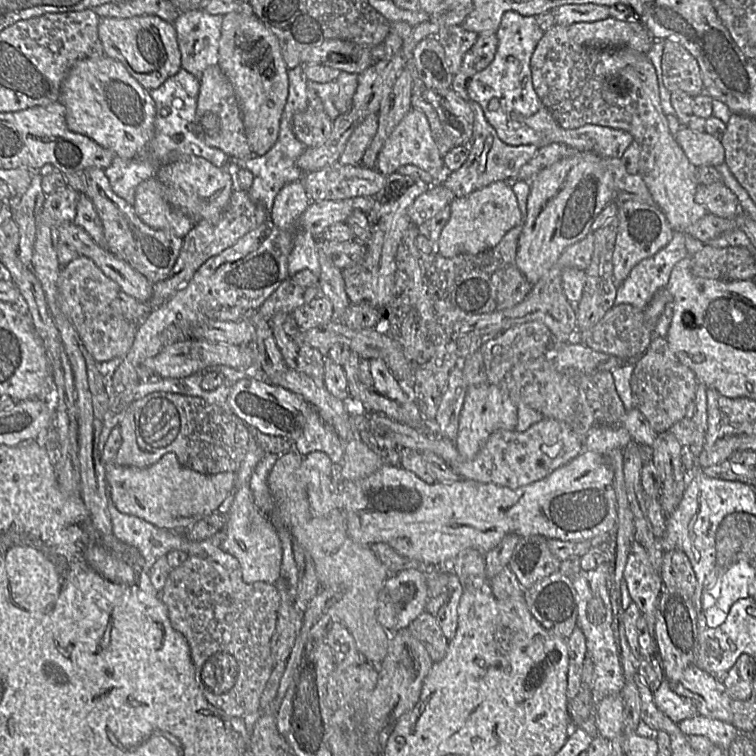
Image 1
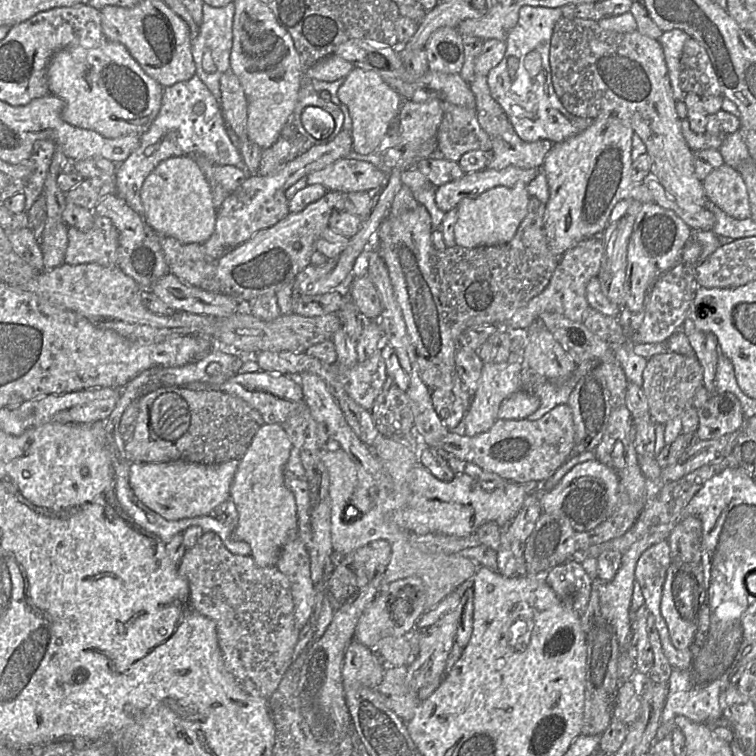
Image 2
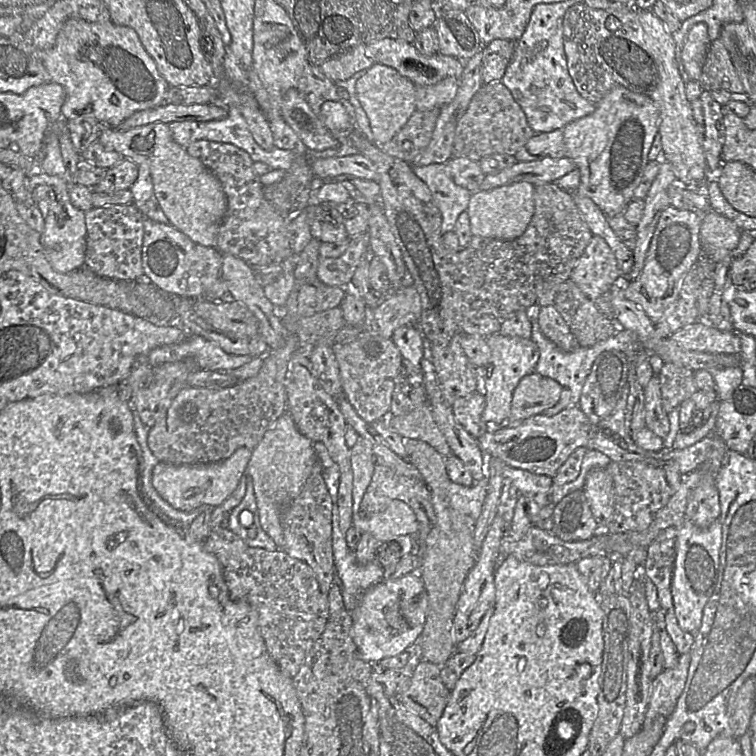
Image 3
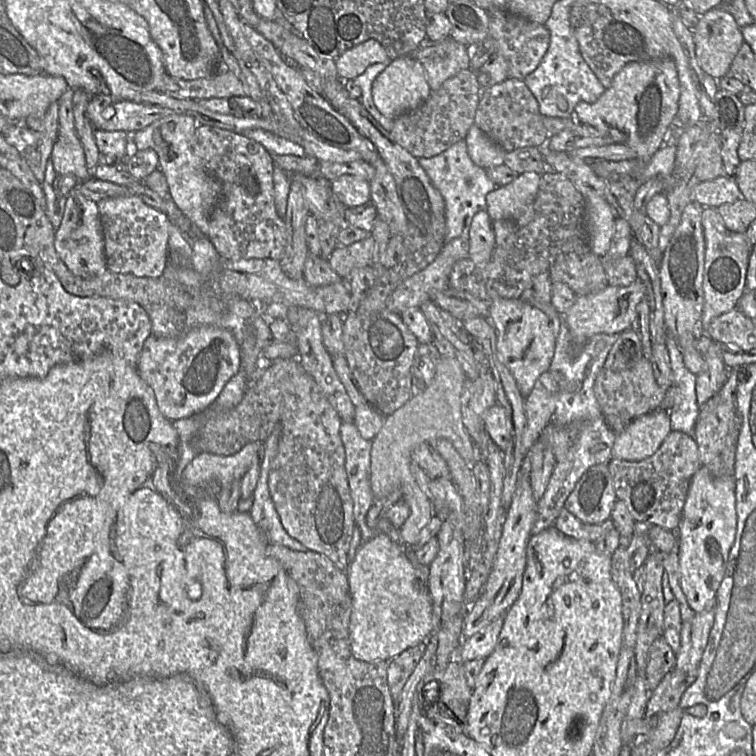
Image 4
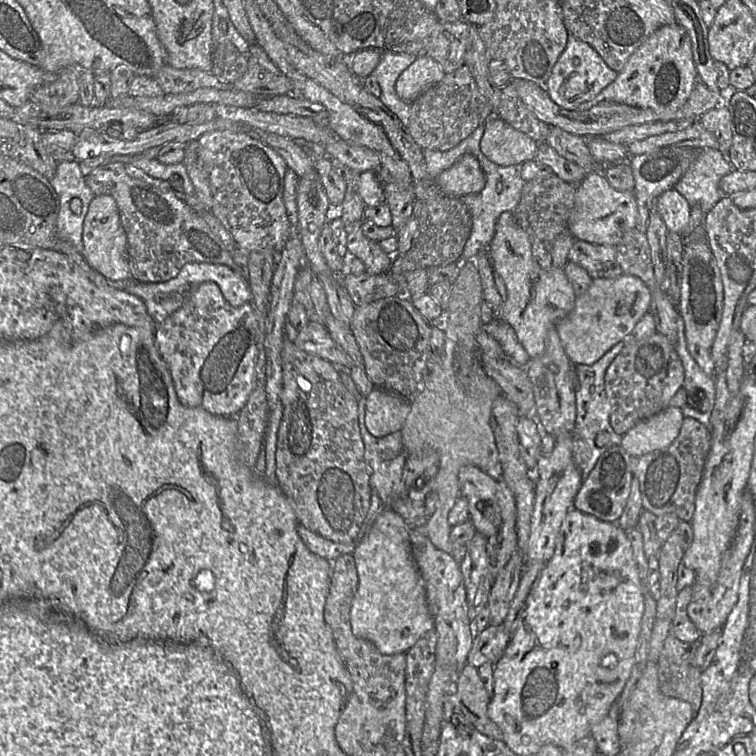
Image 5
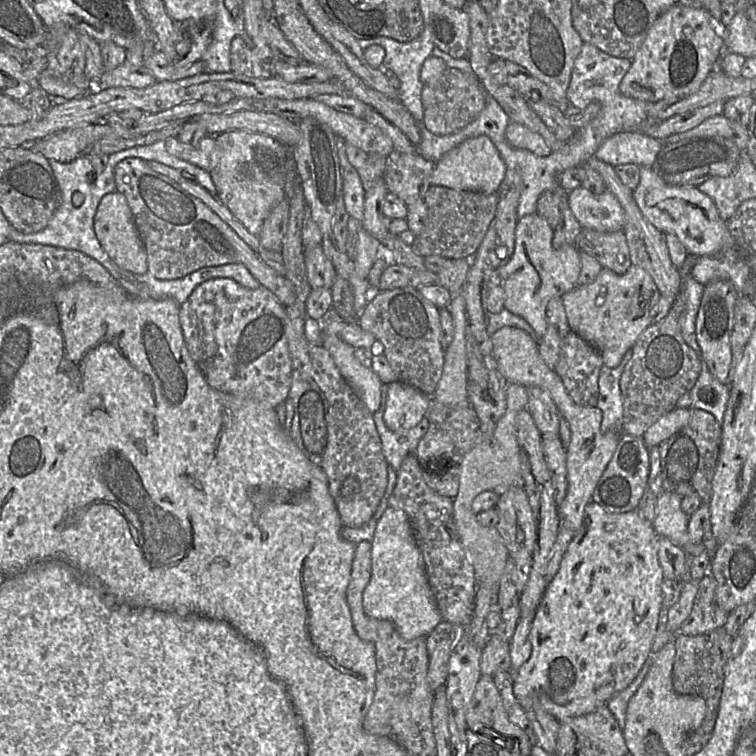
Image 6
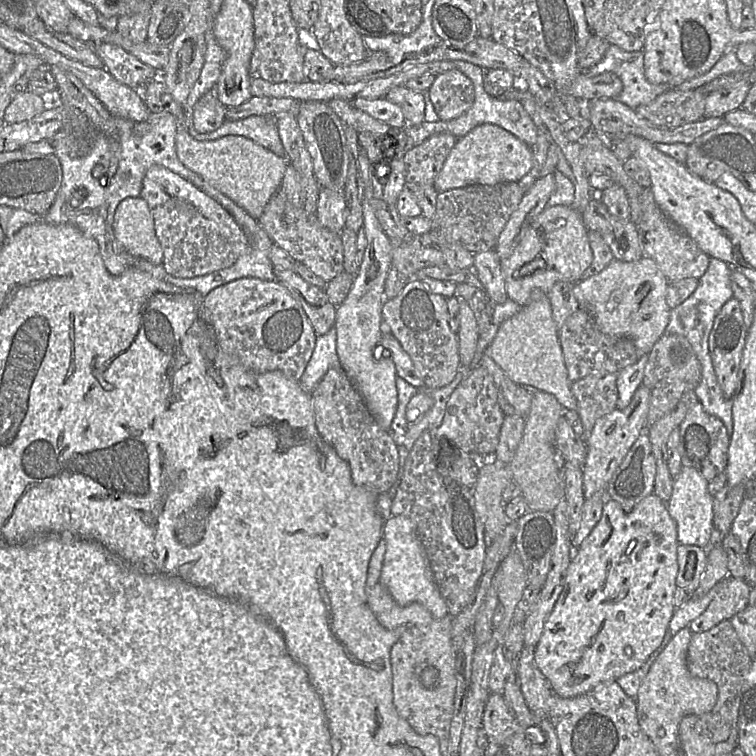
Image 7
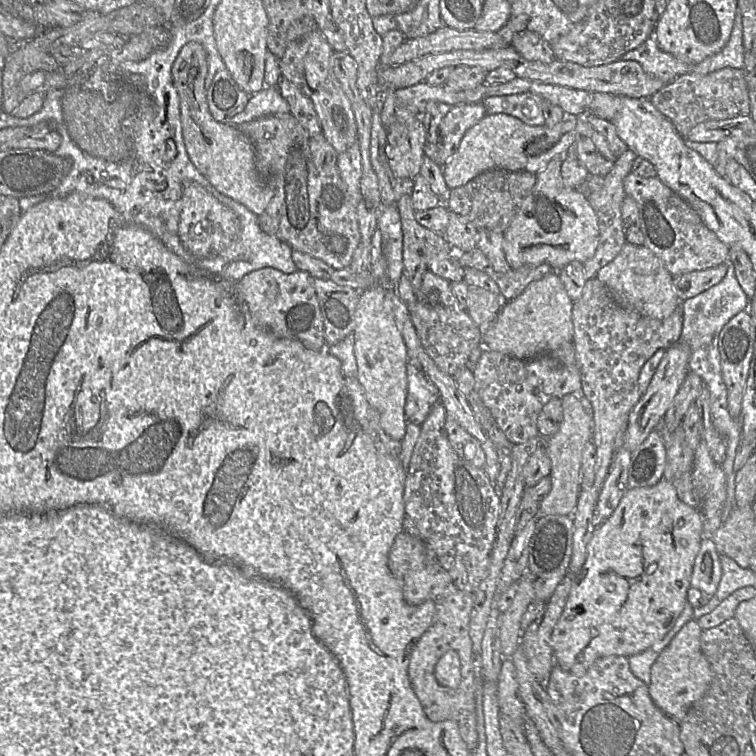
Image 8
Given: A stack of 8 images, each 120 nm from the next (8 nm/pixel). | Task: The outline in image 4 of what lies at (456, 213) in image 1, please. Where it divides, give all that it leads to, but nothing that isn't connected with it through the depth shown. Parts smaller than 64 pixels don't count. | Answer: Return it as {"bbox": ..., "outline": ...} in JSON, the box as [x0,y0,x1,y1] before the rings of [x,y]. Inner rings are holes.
{"bbox":[484,172,541,227],"outline":[[[536,172],[520,173],[509,184],[487,194],[484,211],[492,222],[509,219],[521,227],[529,224],[534,215],[534,199],[540,179],[541,174]]]}

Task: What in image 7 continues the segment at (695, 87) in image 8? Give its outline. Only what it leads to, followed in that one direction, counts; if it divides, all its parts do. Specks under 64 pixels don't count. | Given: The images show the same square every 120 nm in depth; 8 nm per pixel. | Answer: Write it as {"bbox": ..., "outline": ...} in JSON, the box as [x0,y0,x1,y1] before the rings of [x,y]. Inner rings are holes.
{"bbox":[635,86,708,128],"outline":[[[704,86],[687,91],[678,91],[671,88],[657,96],[650,103],[637,107],[635,114],[649,120],[658,127],[674,128],[701,120],[704,117],[707,96],[708,93]]]}

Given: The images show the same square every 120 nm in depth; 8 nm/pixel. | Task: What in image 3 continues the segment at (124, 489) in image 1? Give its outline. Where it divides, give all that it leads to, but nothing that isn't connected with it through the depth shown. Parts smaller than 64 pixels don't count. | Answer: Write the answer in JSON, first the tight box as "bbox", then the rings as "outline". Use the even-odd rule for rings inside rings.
{"bbox":[152,447,253,512],"outline":[[[242,447],[230,457],[206,464],[168,464],[160,462],[152,473],[152,484],[158,494],[173,508],[184,512],[202,505],[220,506],[236,489],[244,475],[253,449]]]}

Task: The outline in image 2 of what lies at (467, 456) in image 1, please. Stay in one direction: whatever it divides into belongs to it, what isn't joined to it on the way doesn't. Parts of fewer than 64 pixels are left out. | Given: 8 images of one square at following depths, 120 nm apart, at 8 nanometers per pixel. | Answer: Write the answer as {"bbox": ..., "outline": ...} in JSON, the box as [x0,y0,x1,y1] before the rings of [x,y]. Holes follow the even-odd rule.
{"bbox":[455,359,521,436],"outline":[[[521,359],[484,364],[477,389],[462,424],[455,429],[467,436],[489,430],[498,419],[503,401],[519,390]]]}

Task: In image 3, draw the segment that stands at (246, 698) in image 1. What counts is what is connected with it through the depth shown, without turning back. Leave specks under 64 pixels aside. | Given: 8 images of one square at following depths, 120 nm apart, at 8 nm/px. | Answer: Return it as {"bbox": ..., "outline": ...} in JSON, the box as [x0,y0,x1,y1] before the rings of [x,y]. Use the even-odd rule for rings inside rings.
{"bbox":[203,525,335,678],"outline":[[[221,525],[212,530],[203,547],[221,563],[229,599],[246,601],[257,610],[259,630],[269,655],[286,676],[293,678],[327,626],[329,589],[335,584],[323,579],[319,581],[306,562],[290,556],[283,549],[251,547]]]}

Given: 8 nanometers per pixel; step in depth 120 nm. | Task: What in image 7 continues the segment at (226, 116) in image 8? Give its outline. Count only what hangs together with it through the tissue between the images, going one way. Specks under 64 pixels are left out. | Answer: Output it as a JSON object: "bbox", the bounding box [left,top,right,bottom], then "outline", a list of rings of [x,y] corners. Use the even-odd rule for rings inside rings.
{"bbox":[192,88,228,136],"outline":[[[211,88],[195,103],[192,111],[192,136],[208,134],[218,129],[227,119],[228,107],[217,97],[215,88]]]}

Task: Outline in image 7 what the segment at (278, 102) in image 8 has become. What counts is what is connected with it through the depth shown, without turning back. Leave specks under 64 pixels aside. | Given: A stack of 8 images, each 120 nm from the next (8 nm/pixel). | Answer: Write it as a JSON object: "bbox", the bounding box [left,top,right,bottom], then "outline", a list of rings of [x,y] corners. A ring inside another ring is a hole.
{"bbox":[195,116,286,158],"outline":[[[250,116],[240,120],[226,120],[215,131],[195,135],[195,138],[211,141],[227,135],[243,136],[270,150],[275,155],[286,158],[276,120],[277,118],[272,116]]]}

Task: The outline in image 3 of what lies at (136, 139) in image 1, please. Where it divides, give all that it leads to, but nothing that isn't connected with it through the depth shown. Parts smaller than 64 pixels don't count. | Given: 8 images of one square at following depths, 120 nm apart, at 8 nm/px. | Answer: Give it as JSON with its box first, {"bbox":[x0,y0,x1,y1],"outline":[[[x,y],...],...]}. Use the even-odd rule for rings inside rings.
{"bbox":[40,19,168,127],"outline":[[[69,19],[58,32],[53,46],[40,53],[40,60],[49,81],[60,84],[65,91],[61,110],[64,121],[82,116],[92,116],[105,127],[118,127],[135,112],[157,107],[165,102],[168,83],[160,75],[156,64],[141,44],[136,31],[127,26],[114,24],[111,20],[88,22]]]}

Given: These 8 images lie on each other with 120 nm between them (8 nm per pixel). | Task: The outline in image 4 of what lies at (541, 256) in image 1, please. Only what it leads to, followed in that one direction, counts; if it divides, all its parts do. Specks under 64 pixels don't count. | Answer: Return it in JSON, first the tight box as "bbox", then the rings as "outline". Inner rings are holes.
{"bbox":[571,58,680,169],"outline":[[[670,58],[635,61],[627,63],[614,77],[611,85],[593,103],[580,102],[571,117],[581,124],[594,127],[598,131],[618,129],[627,139],[625,144],[632,148],[640,164],[640,169],[649,162],[653,154],[660,149],[671,134],[679,107],[680,83],[675,62]]]}

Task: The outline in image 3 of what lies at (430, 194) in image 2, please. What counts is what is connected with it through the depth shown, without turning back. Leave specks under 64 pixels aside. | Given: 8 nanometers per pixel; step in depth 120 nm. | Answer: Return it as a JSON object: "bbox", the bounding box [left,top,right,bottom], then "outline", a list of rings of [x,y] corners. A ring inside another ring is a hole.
{"bbox":[414,163,474,231],"outline":[[[444,163],[414,167],[414,173],[430,189],[442,214],[442,231],[453,231],[459,215],[466,211],[474,192],[458,185]]]}

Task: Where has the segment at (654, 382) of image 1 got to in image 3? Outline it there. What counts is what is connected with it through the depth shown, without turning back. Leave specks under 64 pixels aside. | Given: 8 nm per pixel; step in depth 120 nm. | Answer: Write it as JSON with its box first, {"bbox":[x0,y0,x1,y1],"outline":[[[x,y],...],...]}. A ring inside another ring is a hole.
{"bbox":[657,363,696,414],"outline":[[[662,363],[657,371],[661,388],[663,410],[669,414],[696,392],[694,370]]]}

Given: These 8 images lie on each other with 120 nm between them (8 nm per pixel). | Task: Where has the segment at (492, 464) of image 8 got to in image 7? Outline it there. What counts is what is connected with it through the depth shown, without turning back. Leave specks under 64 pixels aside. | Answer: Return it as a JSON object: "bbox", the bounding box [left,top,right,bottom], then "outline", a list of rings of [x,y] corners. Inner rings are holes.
{"bbox":[382,280,461,389],"outline":[[[414,280],[396,297],[386,300],[382,318],[389,332],[411,357],[421,386],[437,389],[453,381],[461,366],[457,333],[449,325],[447,298],[433,293],[422,280]]]}

